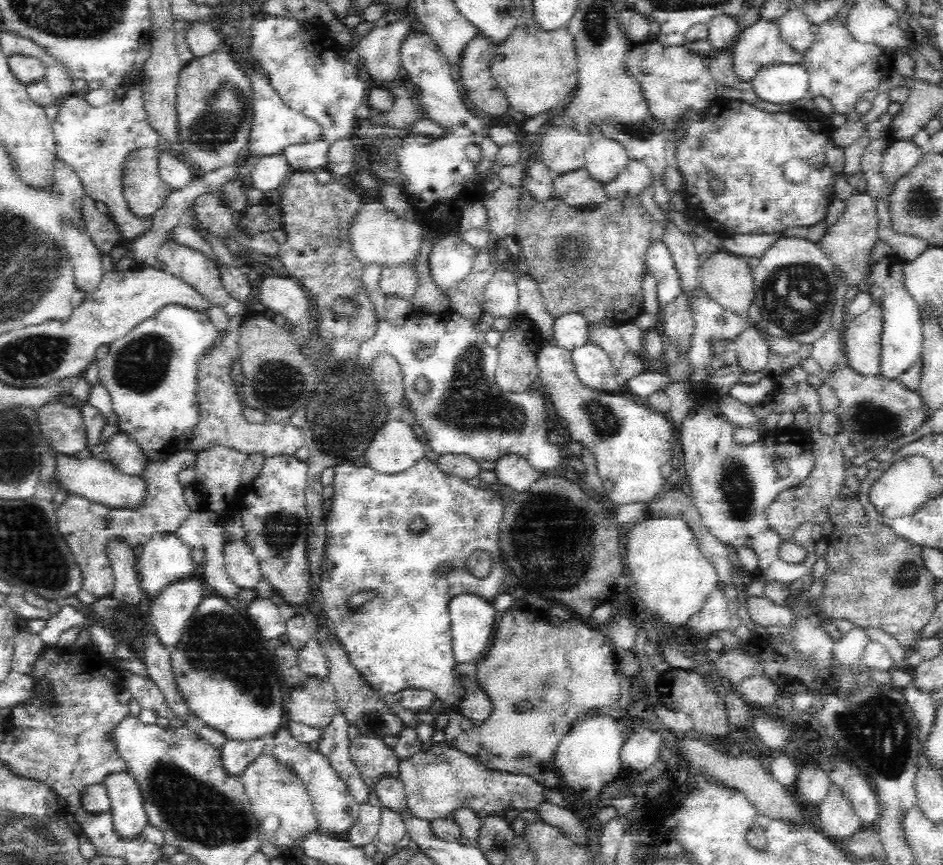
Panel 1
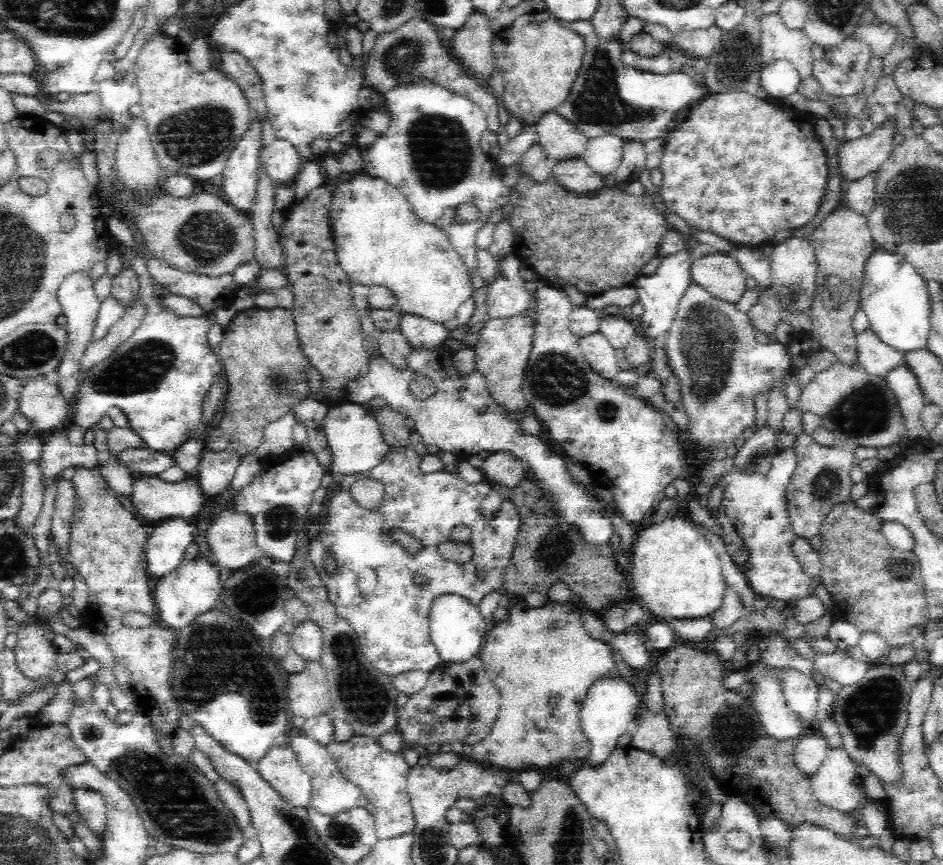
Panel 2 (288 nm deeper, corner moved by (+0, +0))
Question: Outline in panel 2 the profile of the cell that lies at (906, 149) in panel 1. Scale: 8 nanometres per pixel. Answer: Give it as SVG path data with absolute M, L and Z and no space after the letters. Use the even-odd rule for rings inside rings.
M880 168L866 174L864 178L850 184L850 188L842 194L844 202L842 206L850 206L858 214L870 216L876 206L876 184L880 178Z

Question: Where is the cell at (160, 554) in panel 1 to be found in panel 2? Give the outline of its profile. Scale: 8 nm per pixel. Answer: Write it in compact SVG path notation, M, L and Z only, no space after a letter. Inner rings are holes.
M170 518L158 522L144 544L144 566L154 578L172 574L186 560L186 548L194 542L192 526L186 520Z

